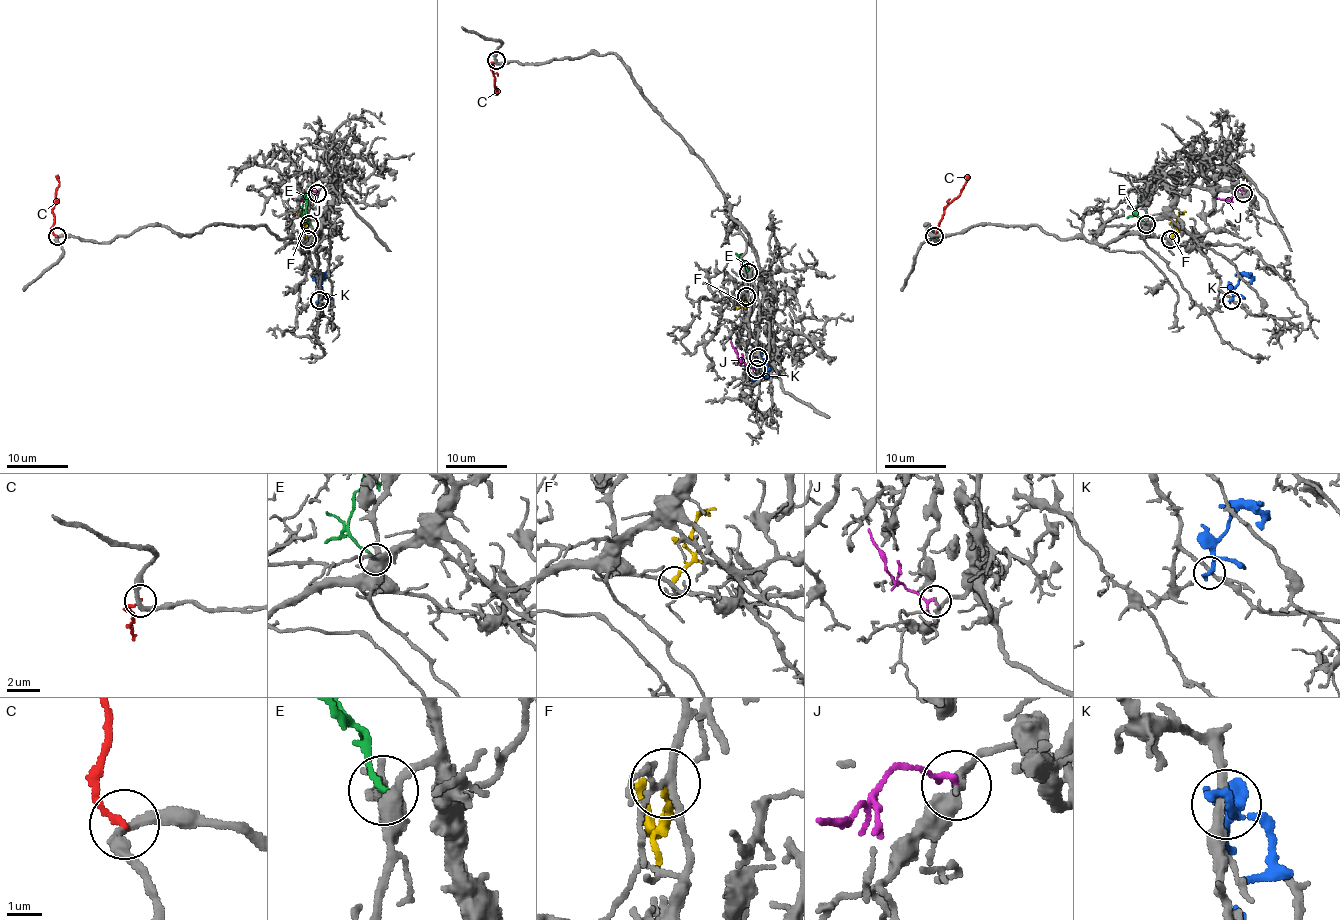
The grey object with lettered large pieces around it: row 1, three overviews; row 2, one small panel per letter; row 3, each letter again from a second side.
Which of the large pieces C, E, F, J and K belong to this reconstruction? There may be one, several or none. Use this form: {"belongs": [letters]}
{"belongs": []}

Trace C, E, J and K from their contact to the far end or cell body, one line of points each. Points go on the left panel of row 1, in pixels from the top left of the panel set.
C: (57, 237), (52, 231), (52, 209), (60, 183), (55, 175)
E: (310, 224), (305, 208), (307, 194), (303, 198)
J: (317, 192), (307, 189), (299, 198), (291, 197)
K: (319, 300), (322, 275), (313, 280)

